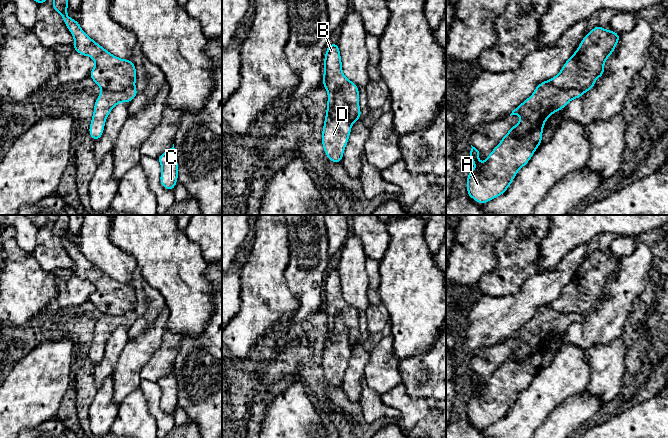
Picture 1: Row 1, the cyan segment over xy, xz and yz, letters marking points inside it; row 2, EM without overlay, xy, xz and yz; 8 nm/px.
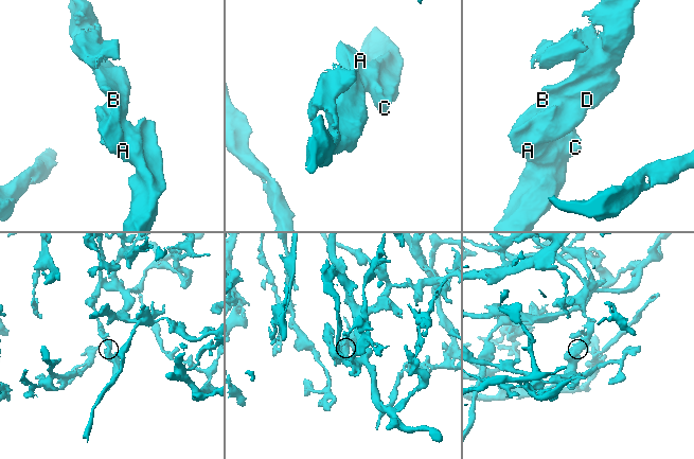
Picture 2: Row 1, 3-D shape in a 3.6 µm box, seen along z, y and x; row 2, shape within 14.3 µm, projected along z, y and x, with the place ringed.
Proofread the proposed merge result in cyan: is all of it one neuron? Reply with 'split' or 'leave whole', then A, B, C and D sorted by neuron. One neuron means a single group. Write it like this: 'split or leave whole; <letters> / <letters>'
split; A B C / D

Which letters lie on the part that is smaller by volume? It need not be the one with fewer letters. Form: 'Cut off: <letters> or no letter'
Cut off: A, B, C

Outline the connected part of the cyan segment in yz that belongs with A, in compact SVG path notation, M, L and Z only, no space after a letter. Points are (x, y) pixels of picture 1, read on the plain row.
M546 305L539 307L533 318L512 335L510 340L520 339L520 346L502 361L501 366L492 374L485 386L479 385L479 375L471 369L470 382L474 391L467 400L468 420L484 429L505 417L517 396L530 385L542 367L543 350L547 342L564 333L571 324L581 321L582 317L578 314L557 312Z

